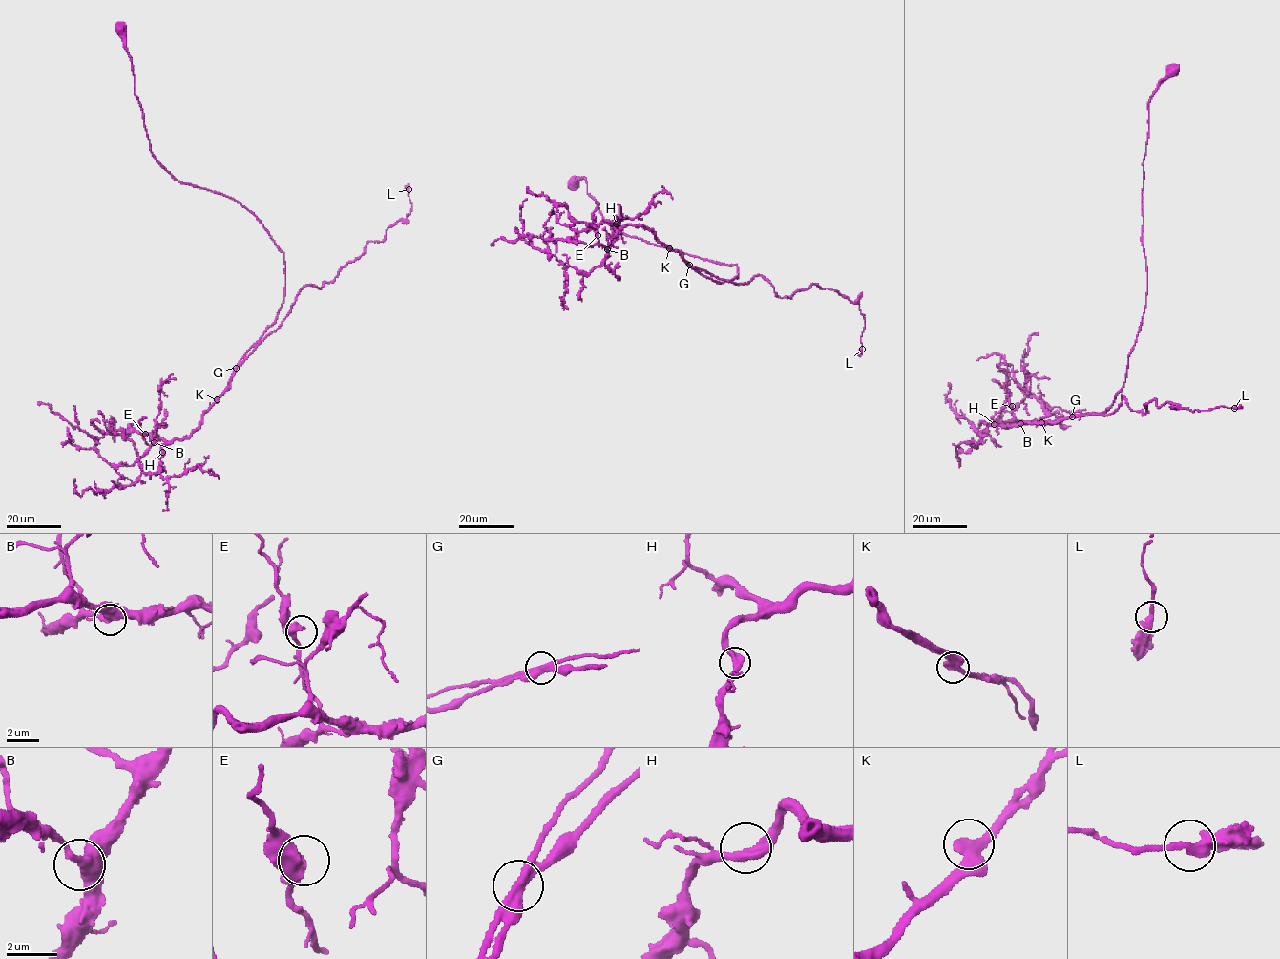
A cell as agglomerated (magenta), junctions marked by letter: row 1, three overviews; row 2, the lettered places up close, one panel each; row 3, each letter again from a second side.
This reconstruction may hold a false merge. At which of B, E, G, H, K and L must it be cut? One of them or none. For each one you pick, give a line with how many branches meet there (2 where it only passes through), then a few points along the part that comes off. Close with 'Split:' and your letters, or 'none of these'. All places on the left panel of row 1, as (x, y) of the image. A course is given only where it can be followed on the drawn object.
Split: none of these

